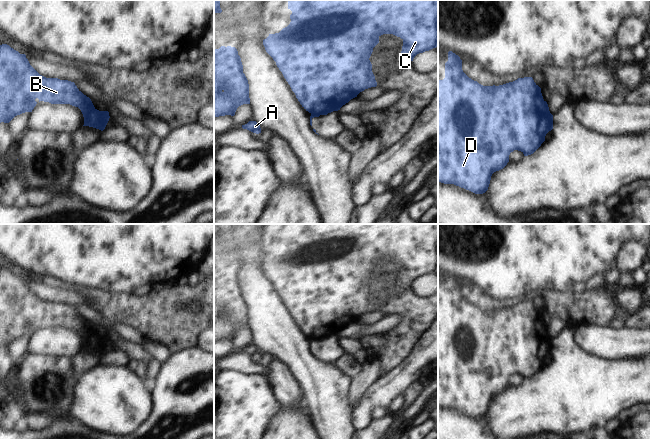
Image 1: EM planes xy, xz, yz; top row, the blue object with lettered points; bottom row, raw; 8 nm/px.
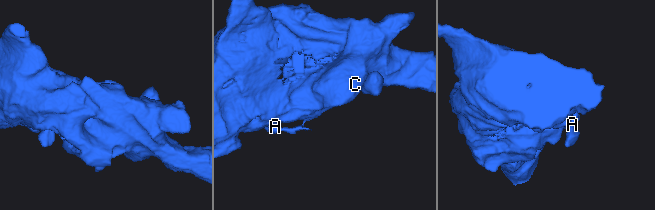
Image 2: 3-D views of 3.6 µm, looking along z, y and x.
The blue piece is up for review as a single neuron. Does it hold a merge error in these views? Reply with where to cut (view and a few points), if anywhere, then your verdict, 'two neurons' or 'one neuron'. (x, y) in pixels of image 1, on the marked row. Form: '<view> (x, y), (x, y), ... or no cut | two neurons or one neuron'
xz (327, 112), (311, 114) | two neurons

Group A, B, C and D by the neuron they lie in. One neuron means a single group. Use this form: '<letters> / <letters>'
A / B C D

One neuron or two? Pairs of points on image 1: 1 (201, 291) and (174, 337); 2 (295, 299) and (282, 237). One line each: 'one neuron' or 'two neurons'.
1: one neuron
2: one neuron

